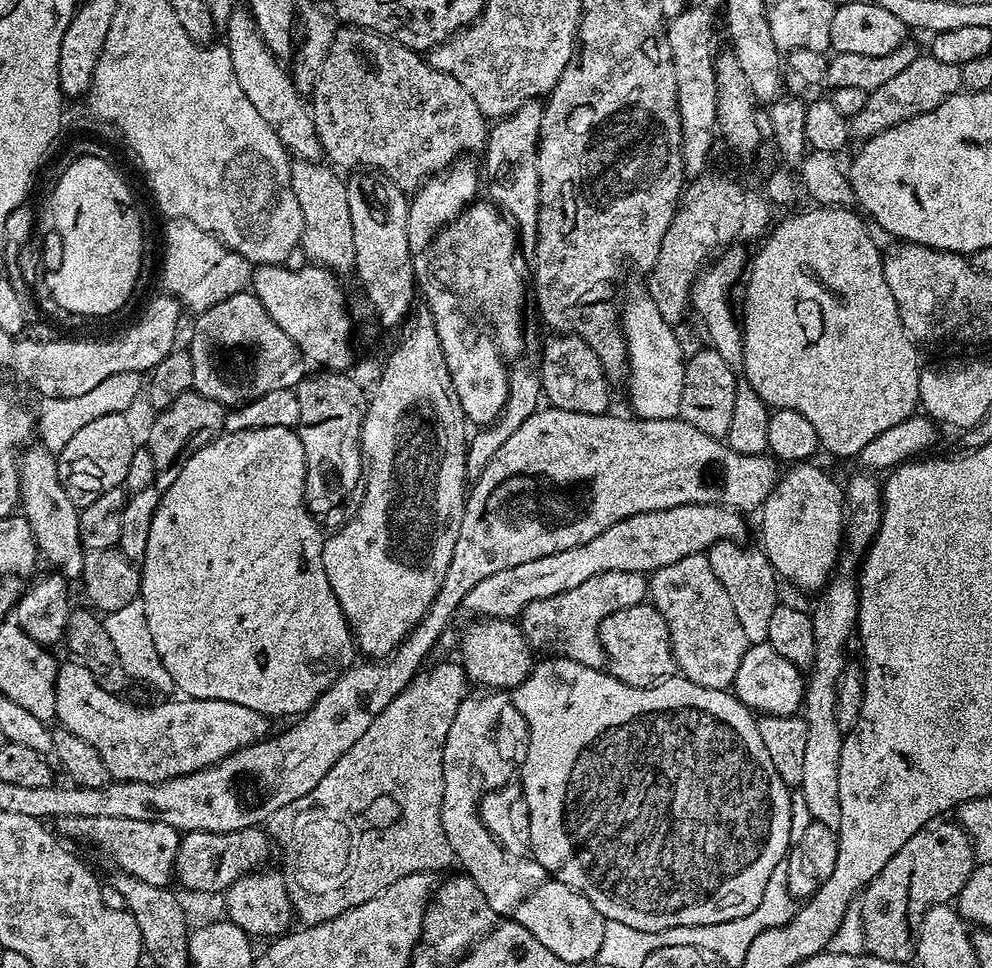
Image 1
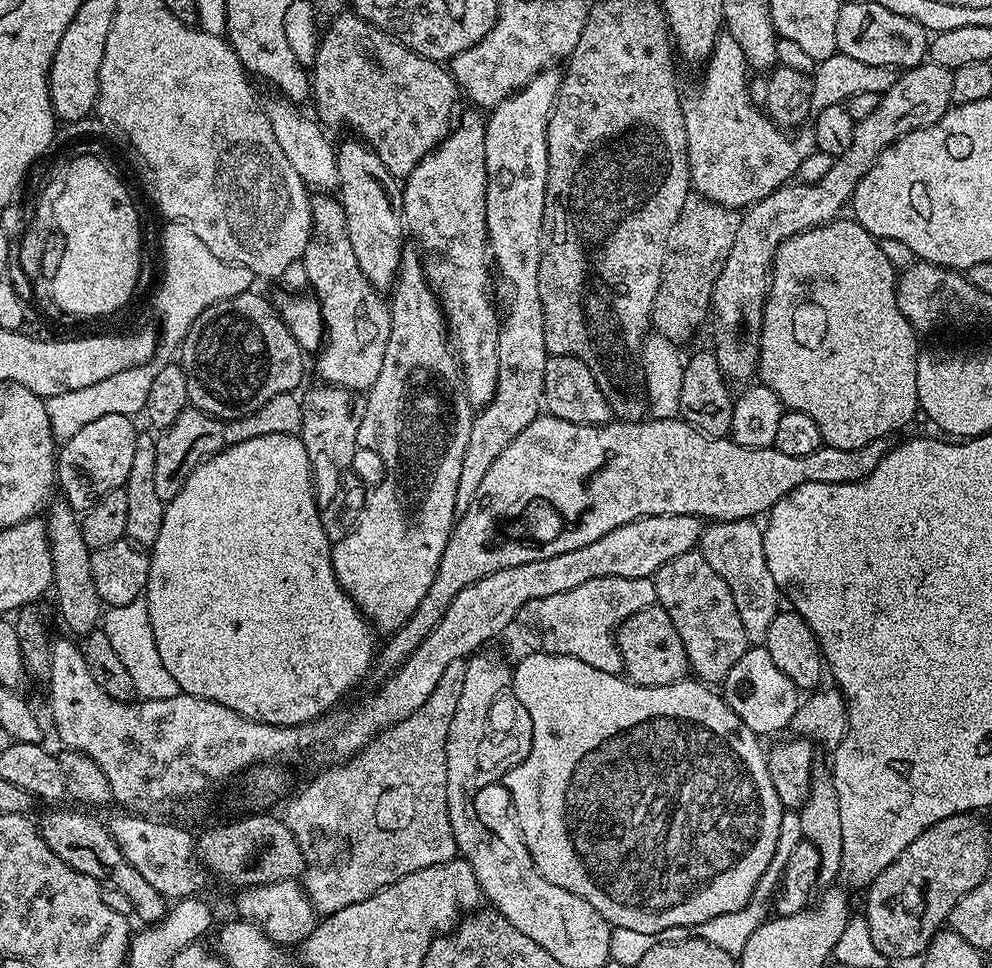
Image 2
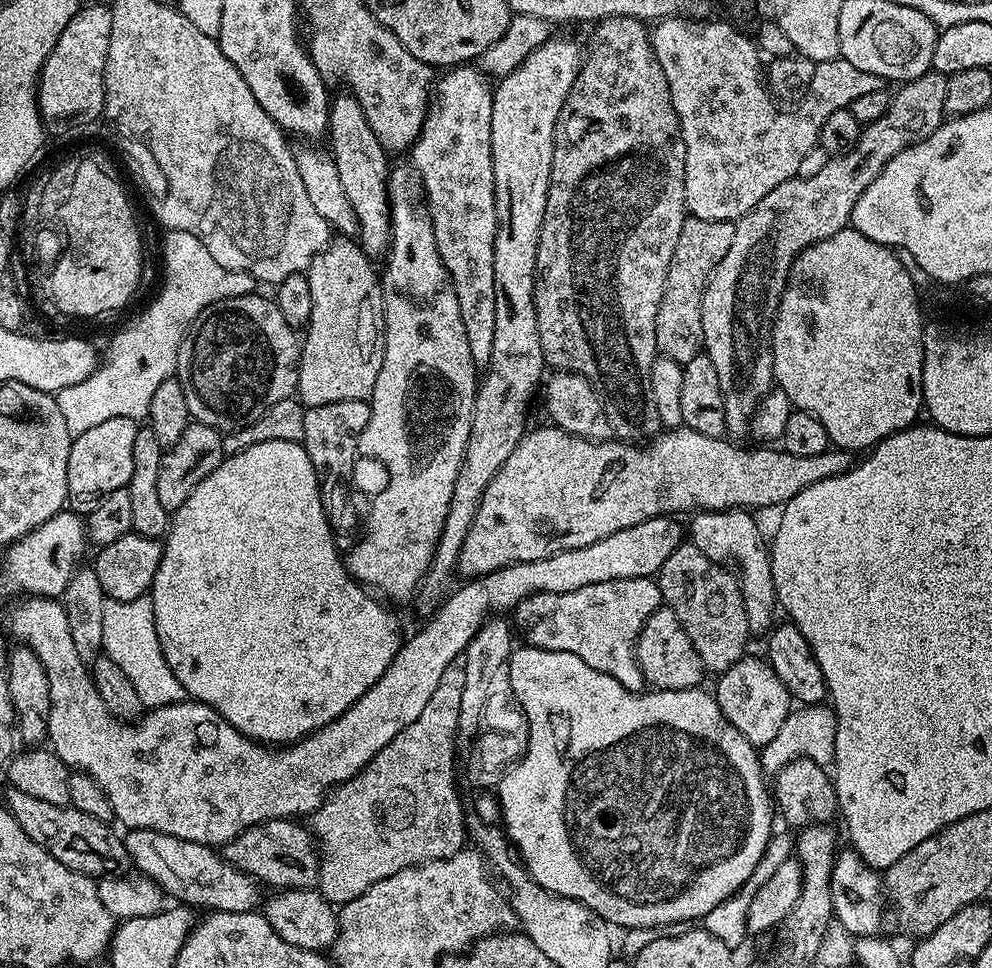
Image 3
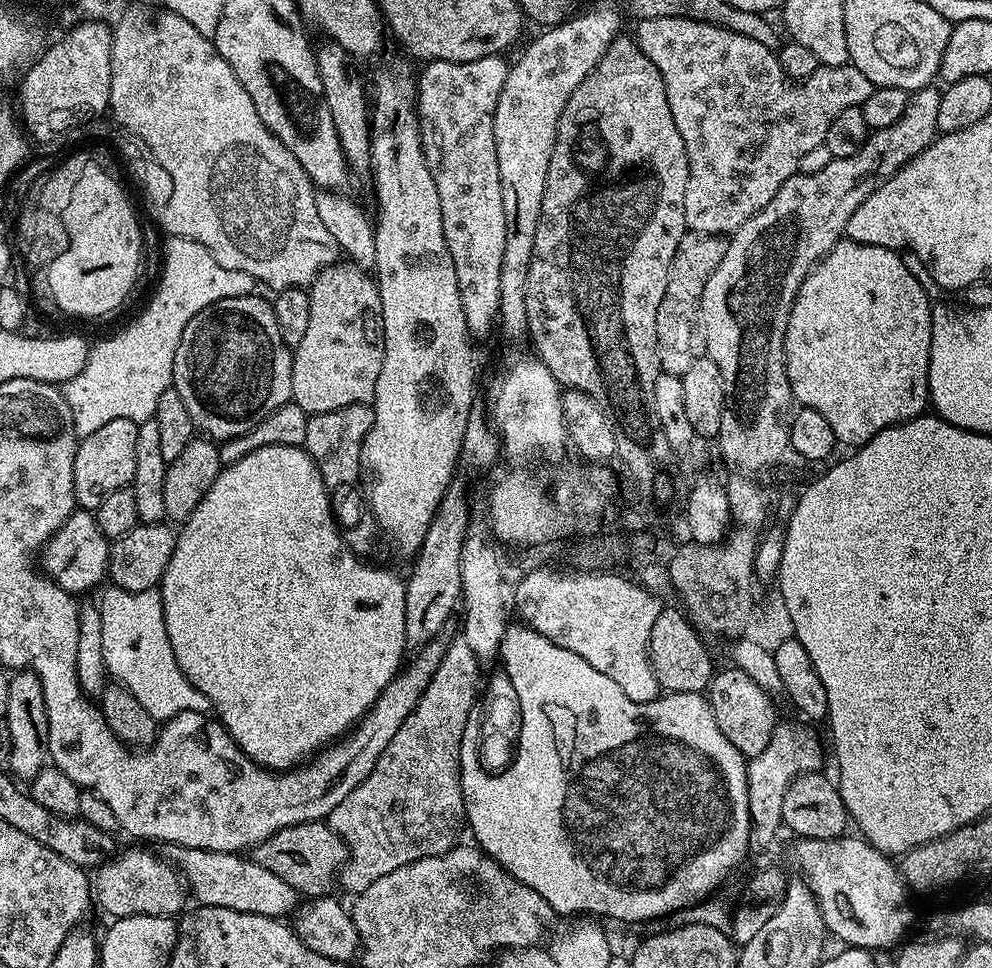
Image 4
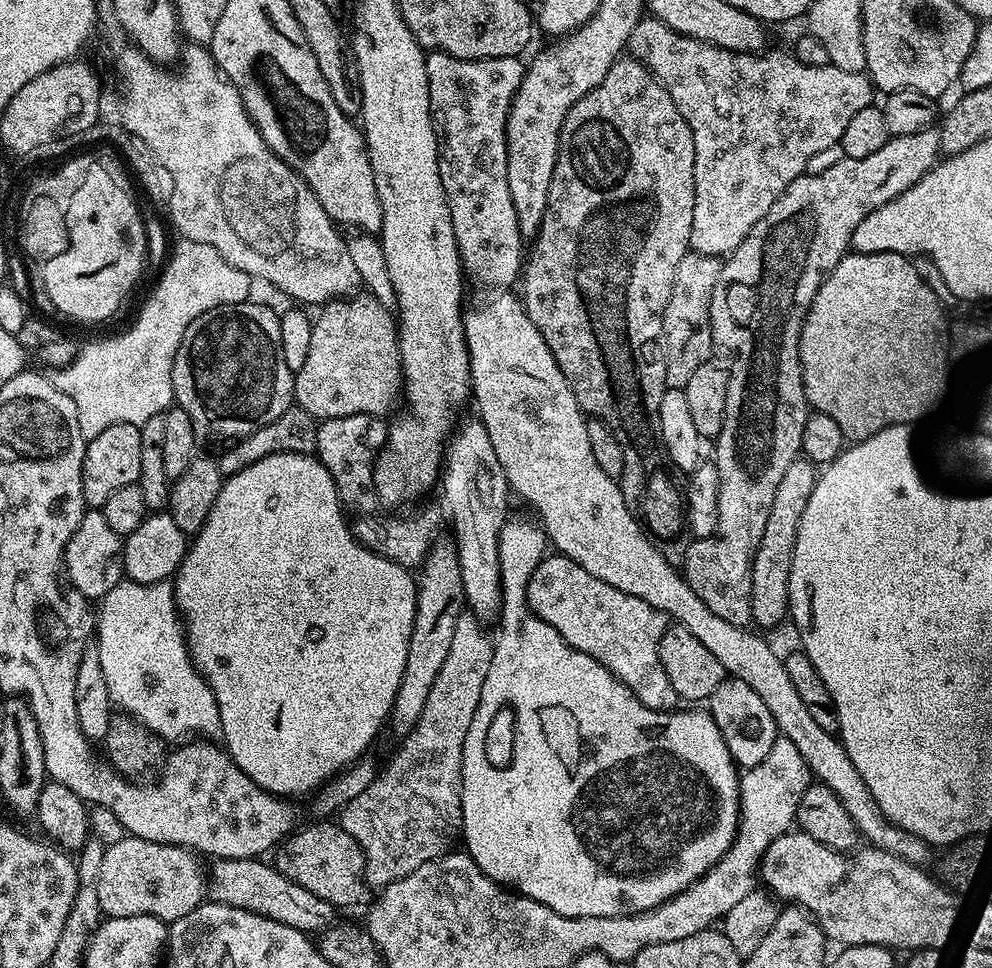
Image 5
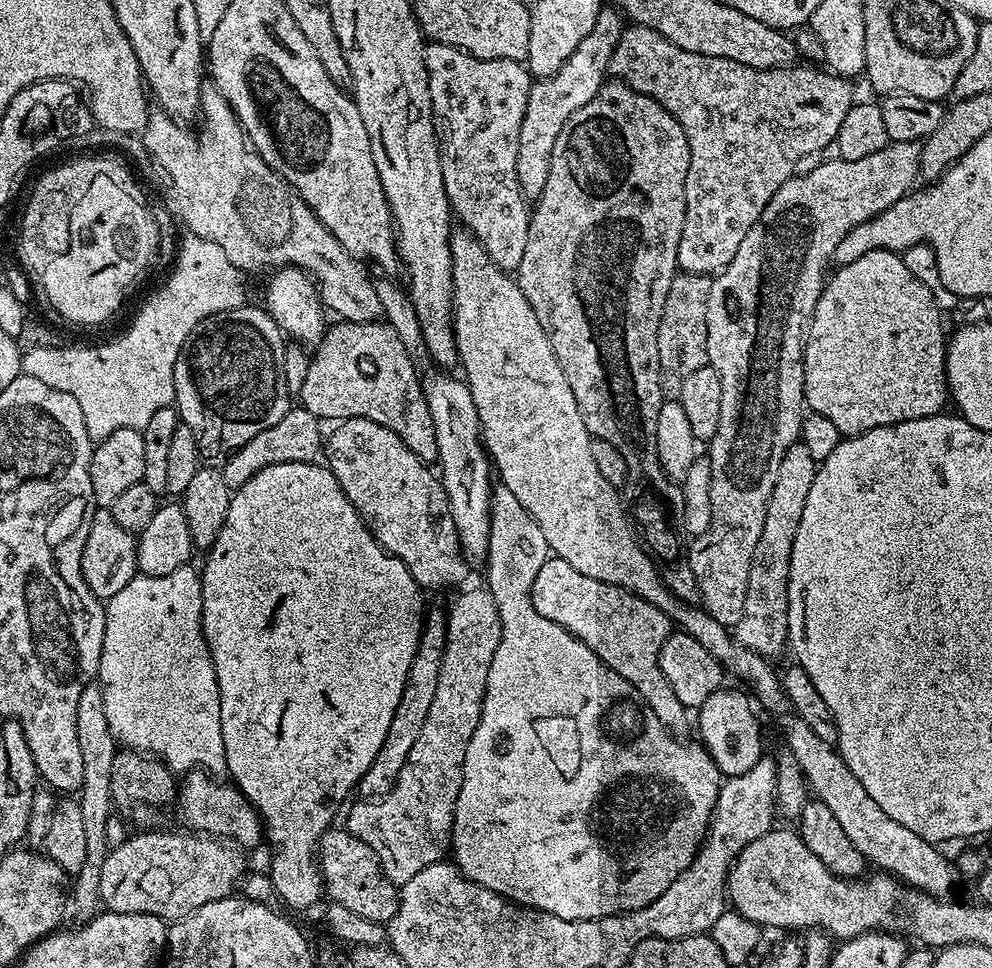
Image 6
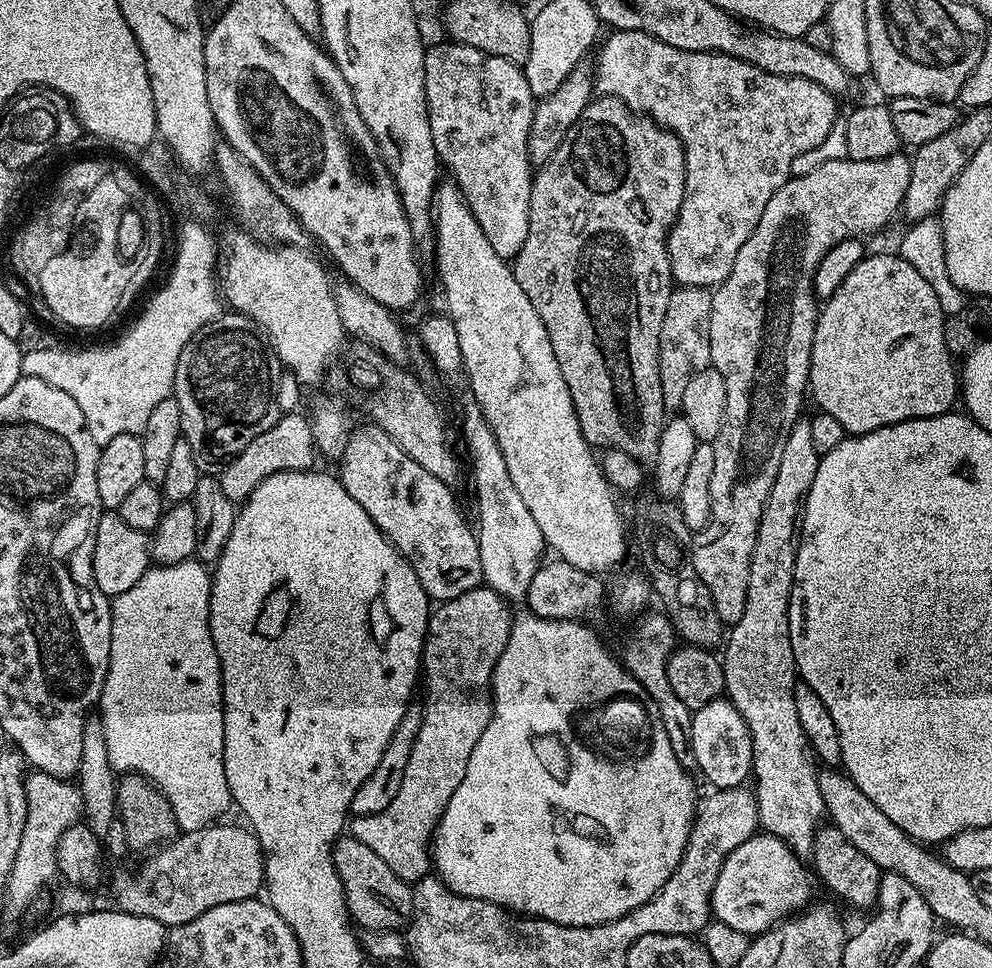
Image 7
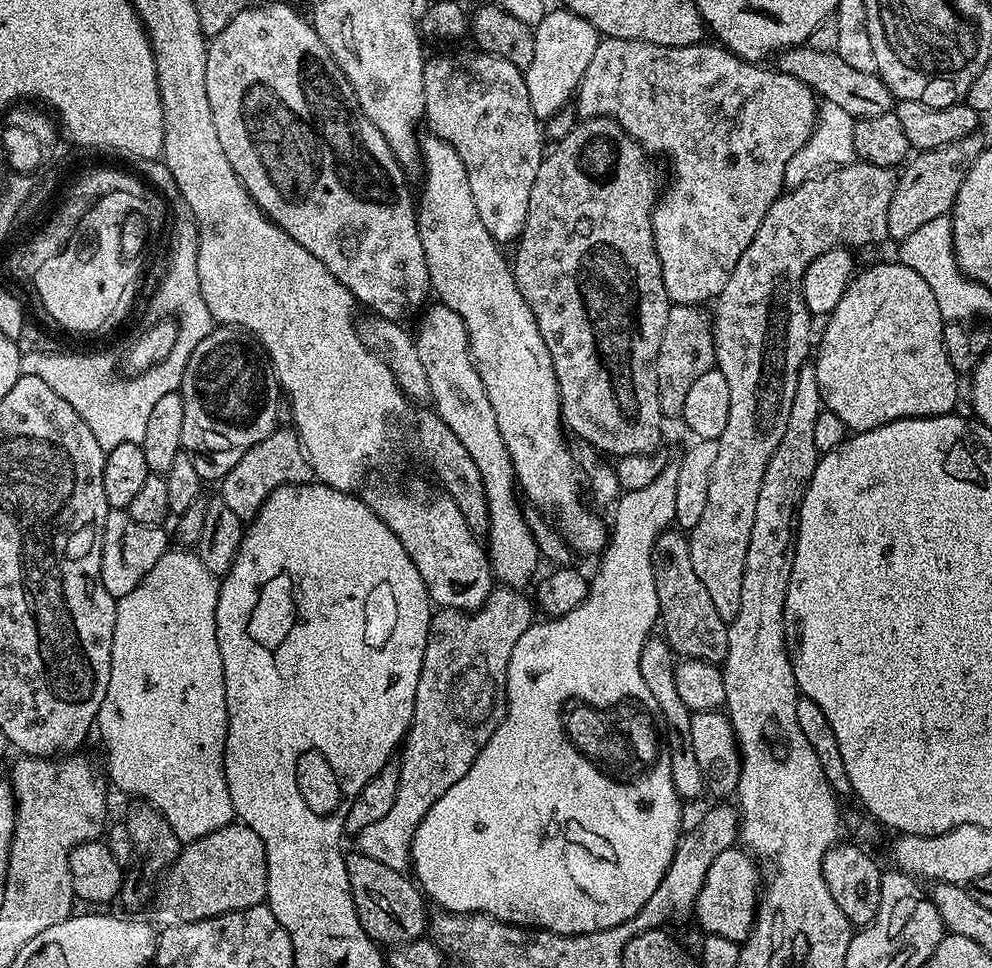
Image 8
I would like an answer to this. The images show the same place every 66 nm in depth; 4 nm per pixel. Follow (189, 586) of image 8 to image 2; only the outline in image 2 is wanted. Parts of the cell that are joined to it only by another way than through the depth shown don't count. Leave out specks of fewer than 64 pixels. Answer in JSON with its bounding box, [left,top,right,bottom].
[102,598,181,700]

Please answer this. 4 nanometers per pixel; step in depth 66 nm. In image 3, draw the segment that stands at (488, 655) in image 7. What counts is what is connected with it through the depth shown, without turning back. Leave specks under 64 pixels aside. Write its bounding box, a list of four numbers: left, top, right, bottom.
[310,663,466,906]

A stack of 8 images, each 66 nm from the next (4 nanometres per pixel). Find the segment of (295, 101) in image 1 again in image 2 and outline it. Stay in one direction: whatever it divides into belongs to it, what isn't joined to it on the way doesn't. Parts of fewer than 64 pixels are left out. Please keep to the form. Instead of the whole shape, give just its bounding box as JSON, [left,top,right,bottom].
[264,99,338,194]

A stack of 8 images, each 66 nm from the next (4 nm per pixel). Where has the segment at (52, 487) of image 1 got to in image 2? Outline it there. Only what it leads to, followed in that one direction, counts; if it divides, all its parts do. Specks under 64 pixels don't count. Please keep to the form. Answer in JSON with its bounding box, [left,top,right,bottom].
[46,502,102,638]

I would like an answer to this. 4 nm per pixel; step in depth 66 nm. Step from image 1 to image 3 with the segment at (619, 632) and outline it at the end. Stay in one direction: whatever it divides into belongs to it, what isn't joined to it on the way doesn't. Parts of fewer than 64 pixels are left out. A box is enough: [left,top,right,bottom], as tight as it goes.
[636,606,706,690]

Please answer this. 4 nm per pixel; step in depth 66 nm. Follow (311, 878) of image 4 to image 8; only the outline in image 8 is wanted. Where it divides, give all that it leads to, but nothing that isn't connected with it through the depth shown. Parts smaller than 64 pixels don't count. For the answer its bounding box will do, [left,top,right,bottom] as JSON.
[346,850,430,946]

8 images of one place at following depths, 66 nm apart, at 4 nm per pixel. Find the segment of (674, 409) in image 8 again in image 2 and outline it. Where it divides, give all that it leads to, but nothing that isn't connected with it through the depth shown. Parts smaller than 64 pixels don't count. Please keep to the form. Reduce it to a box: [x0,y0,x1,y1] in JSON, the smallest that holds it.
[652,194,742,344]

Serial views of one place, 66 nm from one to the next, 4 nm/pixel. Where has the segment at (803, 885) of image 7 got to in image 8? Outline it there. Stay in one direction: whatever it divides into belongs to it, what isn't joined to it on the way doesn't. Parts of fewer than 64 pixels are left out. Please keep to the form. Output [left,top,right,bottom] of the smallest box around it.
[694,846,762,942]

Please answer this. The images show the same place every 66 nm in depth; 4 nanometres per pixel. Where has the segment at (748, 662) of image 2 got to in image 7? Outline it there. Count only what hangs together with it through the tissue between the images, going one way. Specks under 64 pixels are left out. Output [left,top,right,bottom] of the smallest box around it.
[690,698,752,789]

